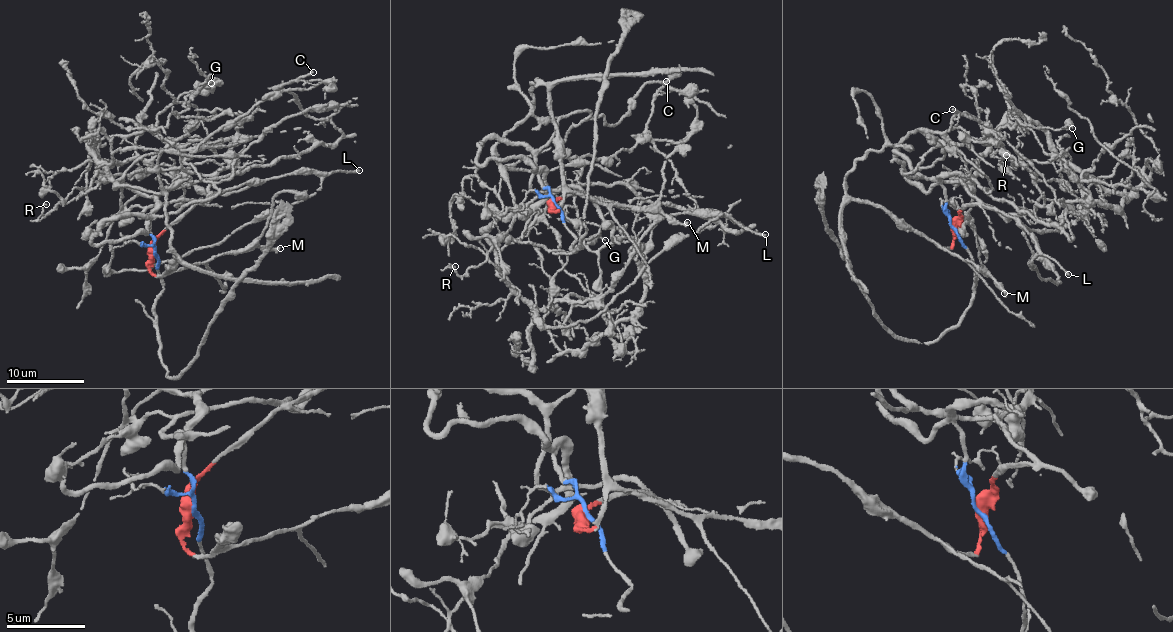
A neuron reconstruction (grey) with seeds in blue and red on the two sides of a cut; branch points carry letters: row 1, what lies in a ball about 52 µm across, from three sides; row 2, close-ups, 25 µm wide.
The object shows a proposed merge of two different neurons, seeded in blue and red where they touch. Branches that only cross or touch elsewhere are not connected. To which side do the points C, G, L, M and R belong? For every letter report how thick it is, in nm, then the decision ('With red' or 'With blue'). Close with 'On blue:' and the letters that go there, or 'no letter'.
C: Thickness 170 nm. With blue
G: Thickness 100 nm. With blue
L: Thickness 180 nm. With red
M: Thickness 240 nm. With red
R: Thickness 130 nm. With blue
On blue: C, G, R

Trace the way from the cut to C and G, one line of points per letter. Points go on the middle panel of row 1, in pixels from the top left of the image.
C: (554, 202), (536, 156), (561, 117), (590, 112), (565, 135), (562, 152), (569, 157), (629, 150), (666, 80)
G: (554, 202), (543, 171), (539, 201), (482, 234), (504, 248), (552, 205), (569, 204), (581, 244), (605, 240)

